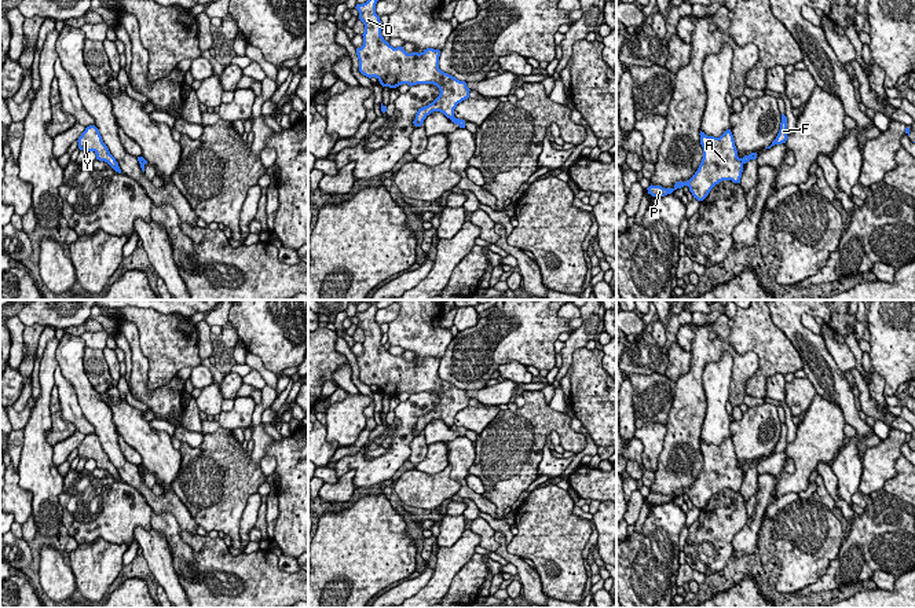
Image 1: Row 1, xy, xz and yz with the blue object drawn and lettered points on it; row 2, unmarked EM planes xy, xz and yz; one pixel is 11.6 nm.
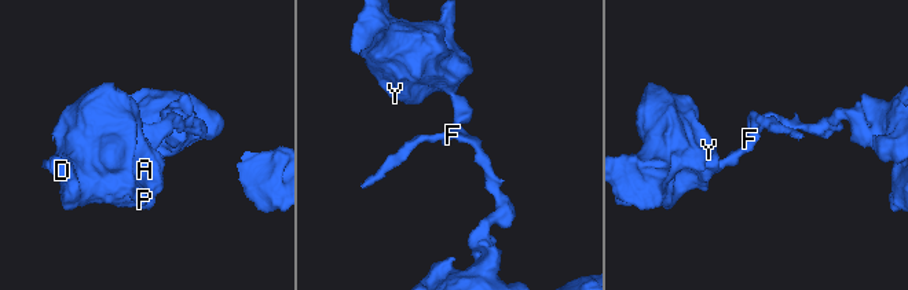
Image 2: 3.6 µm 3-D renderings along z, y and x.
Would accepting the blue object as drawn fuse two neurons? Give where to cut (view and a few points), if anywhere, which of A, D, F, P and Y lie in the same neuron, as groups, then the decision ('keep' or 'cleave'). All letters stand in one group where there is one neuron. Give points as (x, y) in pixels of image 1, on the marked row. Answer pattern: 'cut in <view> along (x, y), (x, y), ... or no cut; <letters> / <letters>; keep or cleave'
cut in xy along (142, 158), (145, 163); A D P Y / F; cleave

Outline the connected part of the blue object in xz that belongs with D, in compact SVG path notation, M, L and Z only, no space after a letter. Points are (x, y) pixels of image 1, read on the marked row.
M367 0L356 4L359 19L365 25L363 45L356 48L359 72L372 78L376 77L383 87L396 88L402 84L433 84L439 88L439 96L418 109L413 124L421 127L424 120L433 111L443 113L447 118L454 117L458 103L469 98L465 81L439 69L440 51L427 48L422 52L407 54L403 47L394 48L381 36L381 21L376 14L378 0Z

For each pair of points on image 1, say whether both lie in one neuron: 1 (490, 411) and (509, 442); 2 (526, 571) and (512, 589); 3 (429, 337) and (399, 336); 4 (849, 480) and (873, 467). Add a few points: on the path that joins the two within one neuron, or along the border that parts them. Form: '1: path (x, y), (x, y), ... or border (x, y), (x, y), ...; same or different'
1: border (501, 410), (478, 433); different
2: border (516, 578), (522, 586), (522, 593); different
3: path (423, 336), (406, 334); same
4: border (862, 457), (862, 478), (857, 490); different

